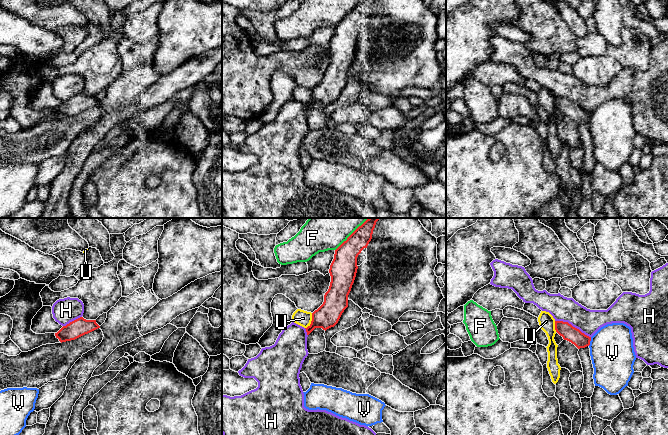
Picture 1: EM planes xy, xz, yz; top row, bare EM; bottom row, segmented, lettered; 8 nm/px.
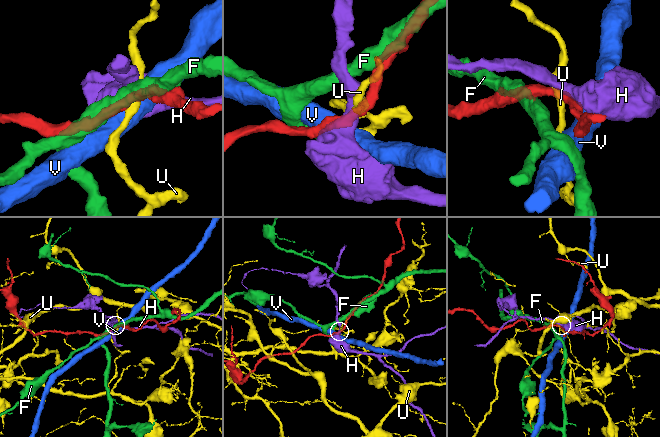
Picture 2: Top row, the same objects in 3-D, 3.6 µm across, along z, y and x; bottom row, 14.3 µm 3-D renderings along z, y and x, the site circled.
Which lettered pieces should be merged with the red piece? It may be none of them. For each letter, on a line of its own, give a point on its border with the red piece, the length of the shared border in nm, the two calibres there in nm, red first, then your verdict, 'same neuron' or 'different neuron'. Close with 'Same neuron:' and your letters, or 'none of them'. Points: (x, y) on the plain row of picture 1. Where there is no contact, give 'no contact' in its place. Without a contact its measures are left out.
F: contact xz (348, 13); length 300 nm; calibres 220 and 220 nm; different neuron
H: contact yz (572, 102); length 320 nm; calibres 120 and 190 nm; different neuron
U: contact xz (311, 97); length 140 nm; calibres 190 and 130 nm; different neuron
V: contact yz (590, 116); length 80 nm; calibres 120 and 360 nm; different neuron
Same neuron: none of them

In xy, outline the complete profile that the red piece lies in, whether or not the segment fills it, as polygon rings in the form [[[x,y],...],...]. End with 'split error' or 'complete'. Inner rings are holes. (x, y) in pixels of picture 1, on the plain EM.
[[[80,93],[66,102],[63,102],[57,109],[55,109],[55,112],[62,119],[75,116],[98,104],[100,104],[100,102],[96,99],[96,96],[86,96],[83,93]]]; complete

